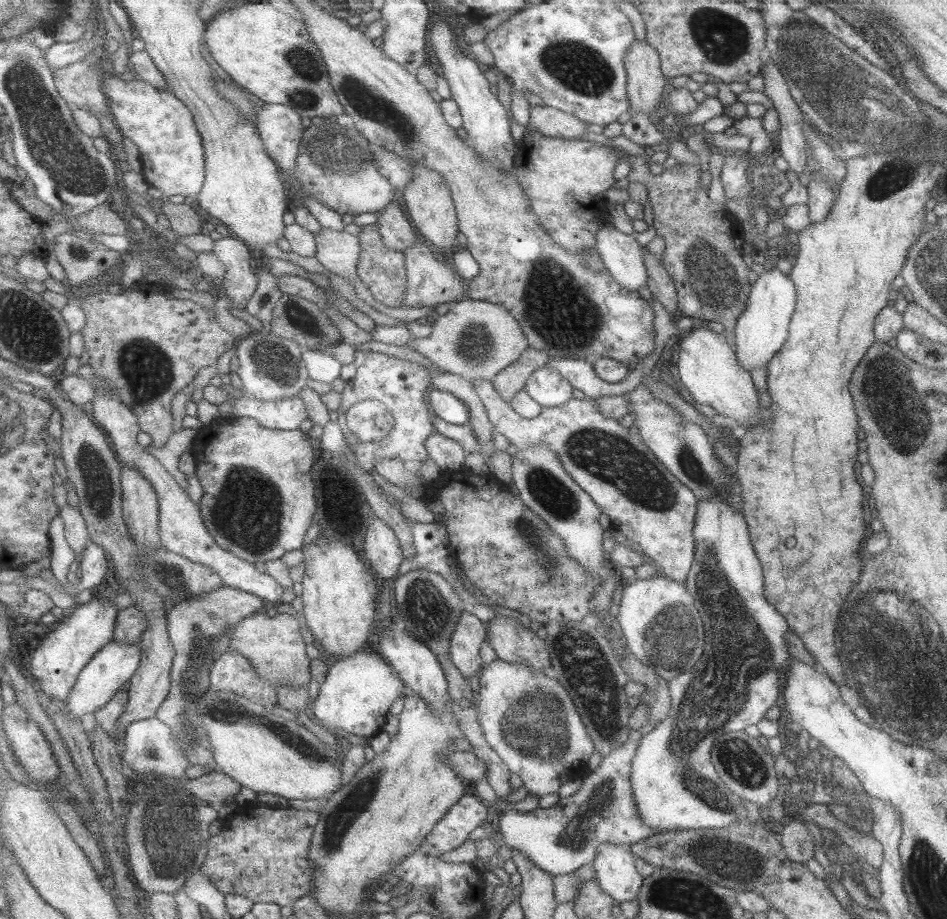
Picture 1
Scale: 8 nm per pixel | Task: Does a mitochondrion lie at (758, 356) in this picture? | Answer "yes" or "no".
no

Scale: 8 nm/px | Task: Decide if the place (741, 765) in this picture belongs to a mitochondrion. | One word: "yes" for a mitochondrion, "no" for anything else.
yes

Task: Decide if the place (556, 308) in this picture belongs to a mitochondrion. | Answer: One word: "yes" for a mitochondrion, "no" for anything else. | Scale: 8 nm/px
yes

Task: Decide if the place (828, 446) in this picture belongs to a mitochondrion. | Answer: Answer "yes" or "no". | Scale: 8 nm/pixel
no

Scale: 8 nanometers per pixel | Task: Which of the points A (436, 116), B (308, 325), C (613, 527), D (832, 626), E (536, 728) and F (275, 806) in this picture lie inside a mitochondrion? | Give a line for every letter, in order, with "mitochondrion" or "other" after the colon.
A: other
B: other
C: other
D: mitochondrion
E: mitochondrion
F: other

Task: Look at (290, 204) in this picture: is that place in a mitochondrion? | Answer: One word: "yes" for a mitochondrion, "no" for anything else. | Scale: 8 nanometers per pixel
no

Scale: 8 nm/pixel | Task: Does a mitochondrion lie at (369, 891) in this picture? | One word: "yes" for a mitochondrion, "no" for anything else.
no

